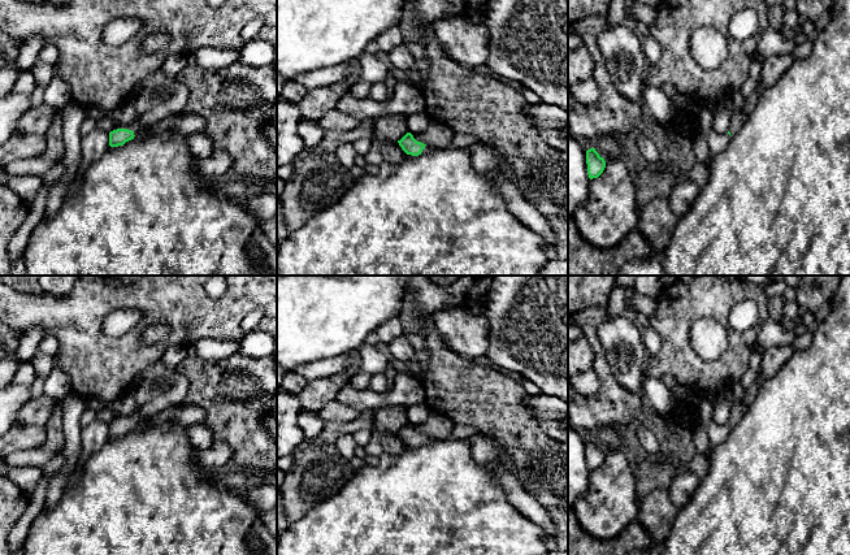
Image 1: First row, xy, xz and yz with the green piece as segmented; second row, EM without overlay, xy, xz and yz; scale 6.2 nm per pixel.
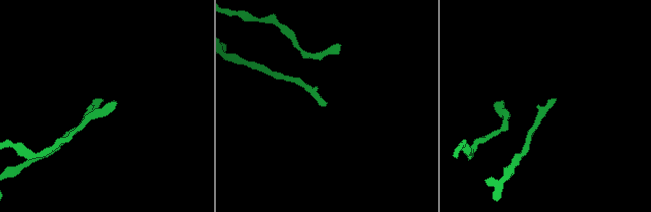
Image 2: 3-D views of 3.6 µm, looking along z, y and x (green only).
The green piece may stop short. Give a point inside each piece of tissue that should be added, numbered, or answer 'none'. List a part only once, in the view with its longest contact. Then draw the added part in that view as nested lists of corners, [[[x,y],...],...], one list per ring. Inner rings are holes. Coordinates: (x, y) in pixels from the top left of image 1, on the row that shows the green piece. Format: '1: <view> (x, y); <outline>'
1: xy (157, 96); [[[157,69],[140,81],[127,99],[127,105],[135,110],[135,121],[123,129],[131,130],[136,136],[144,126],[179,114],[186,107],[187,99],[187,86],[177,77],[168,77],[161,69]]]

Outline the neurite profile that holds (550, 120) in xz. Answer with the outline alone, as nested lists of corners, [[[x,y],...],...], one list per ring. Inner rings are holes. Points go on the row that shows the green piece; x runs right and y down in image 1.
[[[539,101],[529,104],[528,116],[548,146],[568,152],[568,113],[558,105]]]

